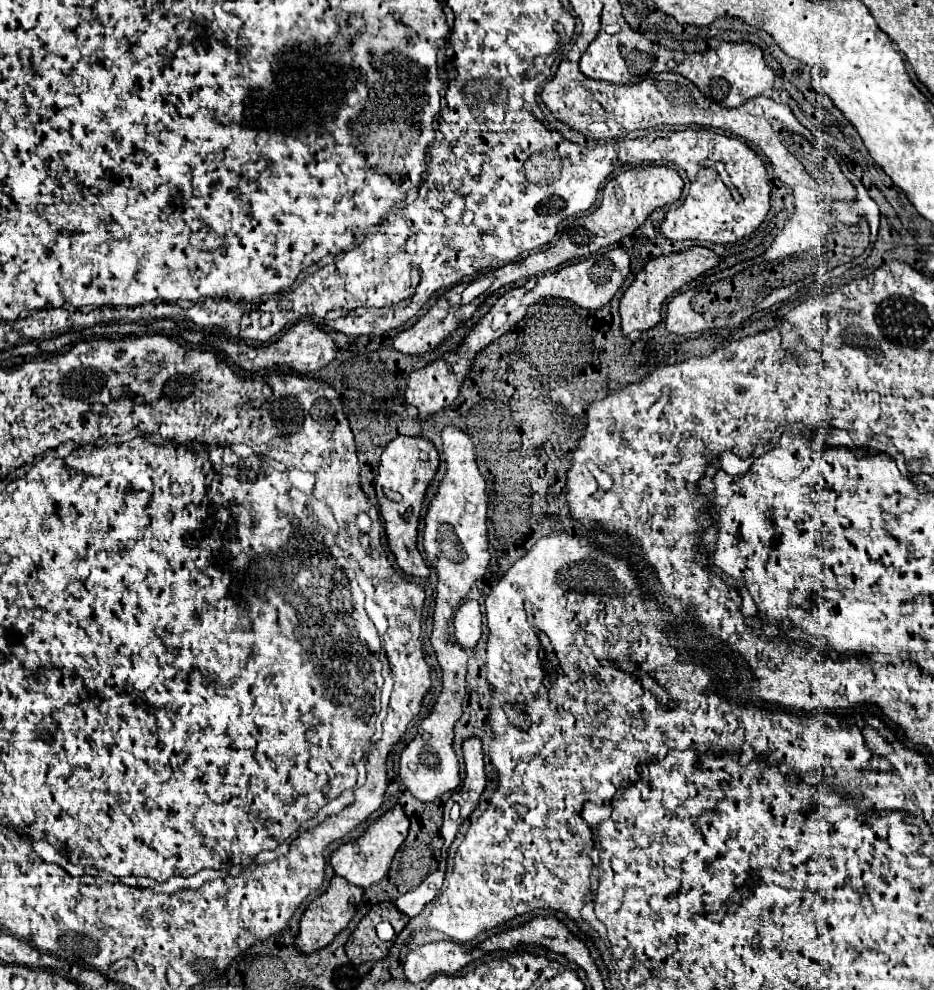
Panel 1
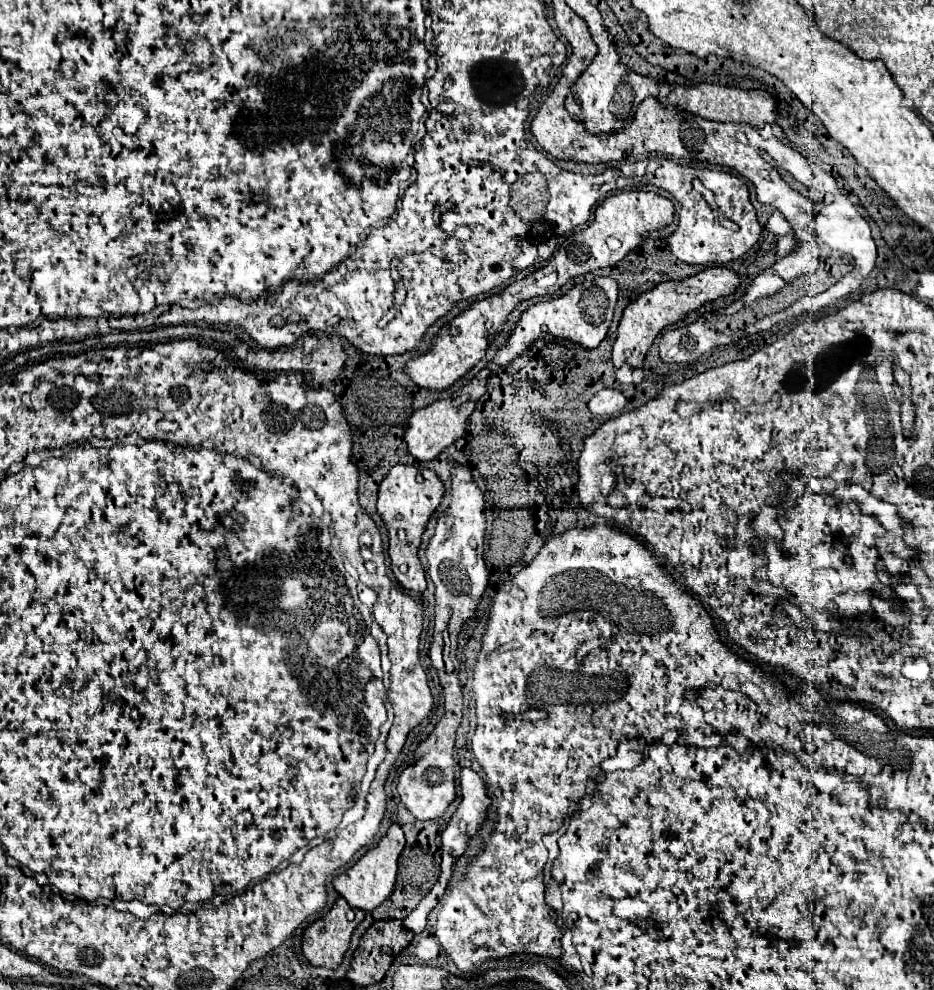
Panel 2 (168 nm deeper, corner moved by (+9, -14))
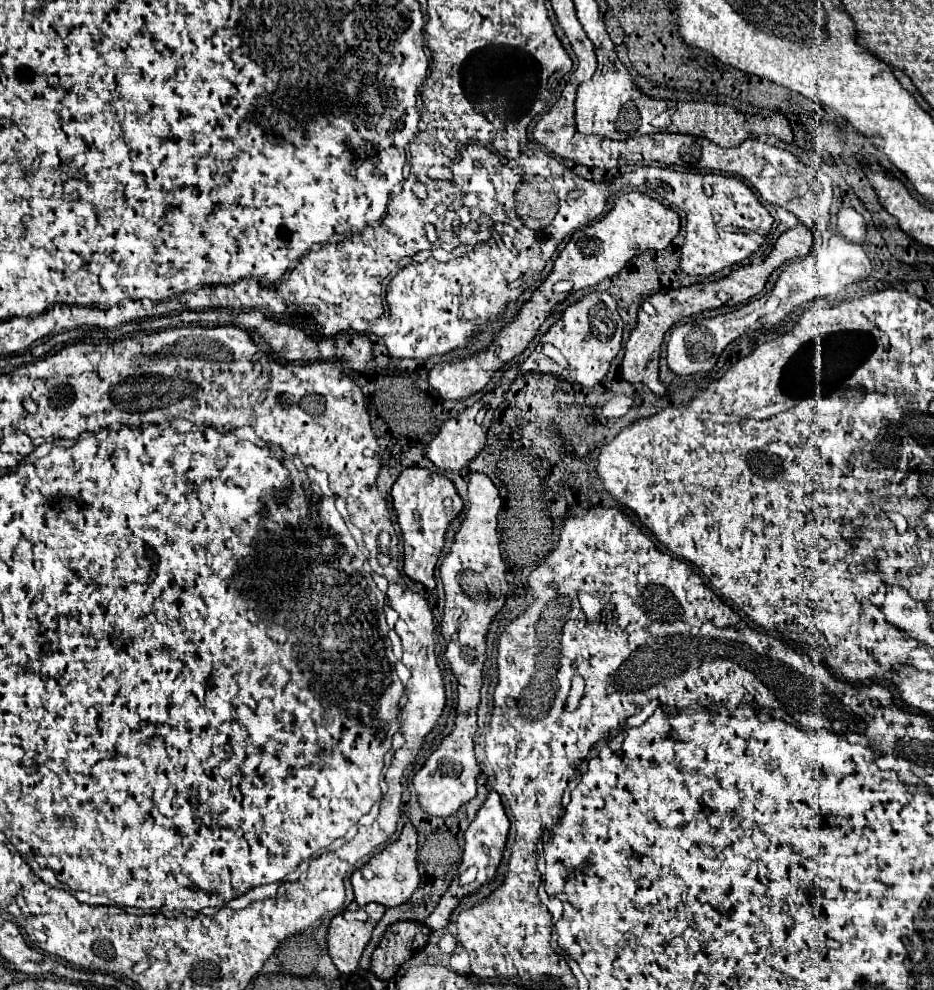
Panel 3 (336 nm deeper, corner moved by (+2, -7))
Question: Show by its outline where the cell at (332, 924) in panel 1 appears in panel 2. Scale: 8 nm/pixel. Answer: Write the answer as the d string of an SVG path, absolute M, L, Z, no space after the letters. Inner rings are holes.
M337 898L333 908L323 918L311 922L305 928L301 948L303 956L313 966L337 968L343 962L343 954L351 942L351 932L365 916L363 910L355 908L355 918L349 920L349 910L351 906L343 898Z

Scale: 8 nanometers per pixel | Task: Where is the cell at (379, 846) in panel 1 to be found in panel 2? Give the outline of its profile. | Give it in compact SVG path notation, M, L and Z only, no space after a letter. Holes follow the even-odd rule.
M391 824L391 828L387 830L387 834L379 840L379 844L375 848L371 848L369 852L365 852L355 862L355 866L351 866L347 872L339 874L333 880L333 888L349 904L353 904L353 908L361 908L361 910L373 910L373 908L377 908L393 892L395 874L397 874L397 858L403 852L403 846L405 846L405 836L403 836L401 826L399 824Z

